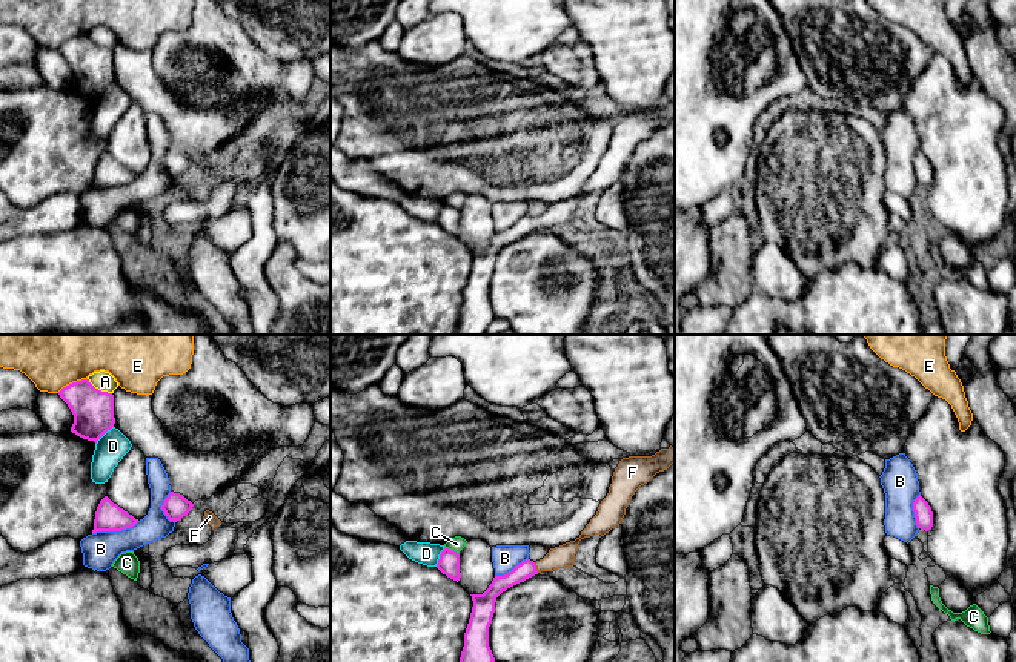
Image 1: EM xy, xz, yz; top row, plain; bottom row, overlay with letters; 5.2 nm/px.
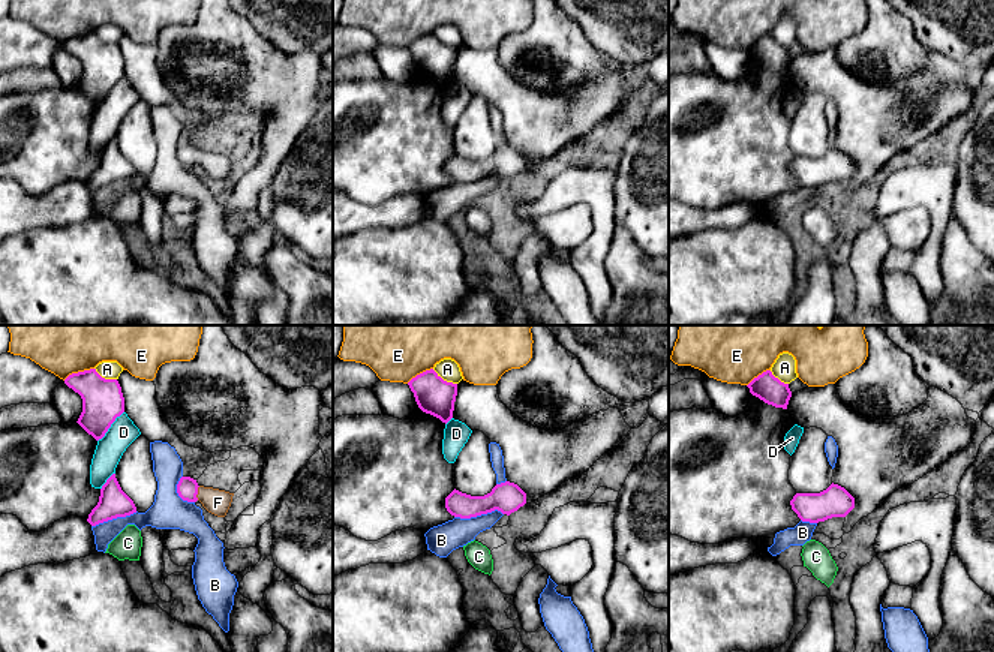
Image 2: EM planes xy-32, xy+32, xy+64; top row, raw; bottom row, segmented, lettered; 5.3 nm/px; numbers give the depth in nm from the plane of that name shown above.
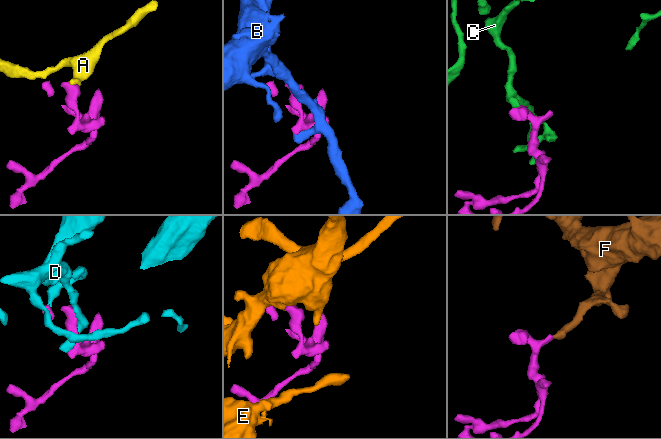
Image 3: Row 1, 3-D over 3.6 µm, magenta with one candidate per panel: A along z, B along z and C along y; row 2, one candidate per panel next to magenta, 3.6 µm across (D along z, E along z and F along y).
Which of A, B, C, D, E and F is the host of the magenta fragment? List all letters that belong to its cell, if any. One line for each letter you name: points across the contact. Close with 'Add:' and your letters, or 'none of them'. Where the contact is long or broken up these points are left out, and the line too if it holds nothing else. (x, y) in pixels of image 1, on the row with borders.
F: runs through xz (527, 569), (535, 567), (561, 556)
Add: F

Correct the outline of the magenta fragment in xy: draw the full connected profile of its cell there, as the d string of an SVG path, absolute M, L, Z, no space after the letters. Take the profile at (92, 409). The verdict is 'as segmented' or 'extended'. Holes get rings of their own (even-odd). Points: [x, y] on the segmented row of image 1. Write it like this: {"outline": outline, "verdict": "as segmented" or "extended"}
{"outline": "M89 379L72 382L58 395L74 415L71 432L77 436L97 444L114 427L114 395L95 389Z", "verdict": "as segmented"}

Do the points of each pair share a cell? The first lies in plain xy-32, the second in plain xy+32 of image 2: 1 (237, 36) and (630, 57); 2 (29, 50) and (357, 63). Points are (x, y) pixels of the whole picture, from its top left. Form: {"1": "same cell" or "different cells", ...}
{"1": "different cells", "2": "different cells"}

